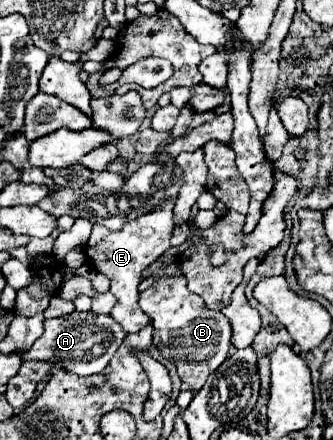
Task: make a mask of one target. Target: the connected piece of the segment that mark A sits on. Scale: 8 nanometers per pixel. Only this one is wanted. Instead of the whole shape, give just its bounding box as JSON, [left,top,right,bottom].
[18,311,126,375]

